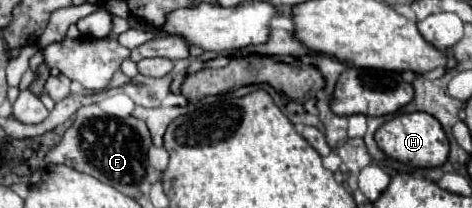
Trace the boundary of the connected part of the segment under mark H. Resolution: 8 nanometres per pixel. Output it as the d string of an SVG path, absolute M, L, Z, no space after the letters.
M400 113L394 115L390 121L386 121L378 131L376 131L376 143L378 147L388 155L394 157L406 165L414 167L440 167L448 159L450 151L450 141L438 123L428 113Z

